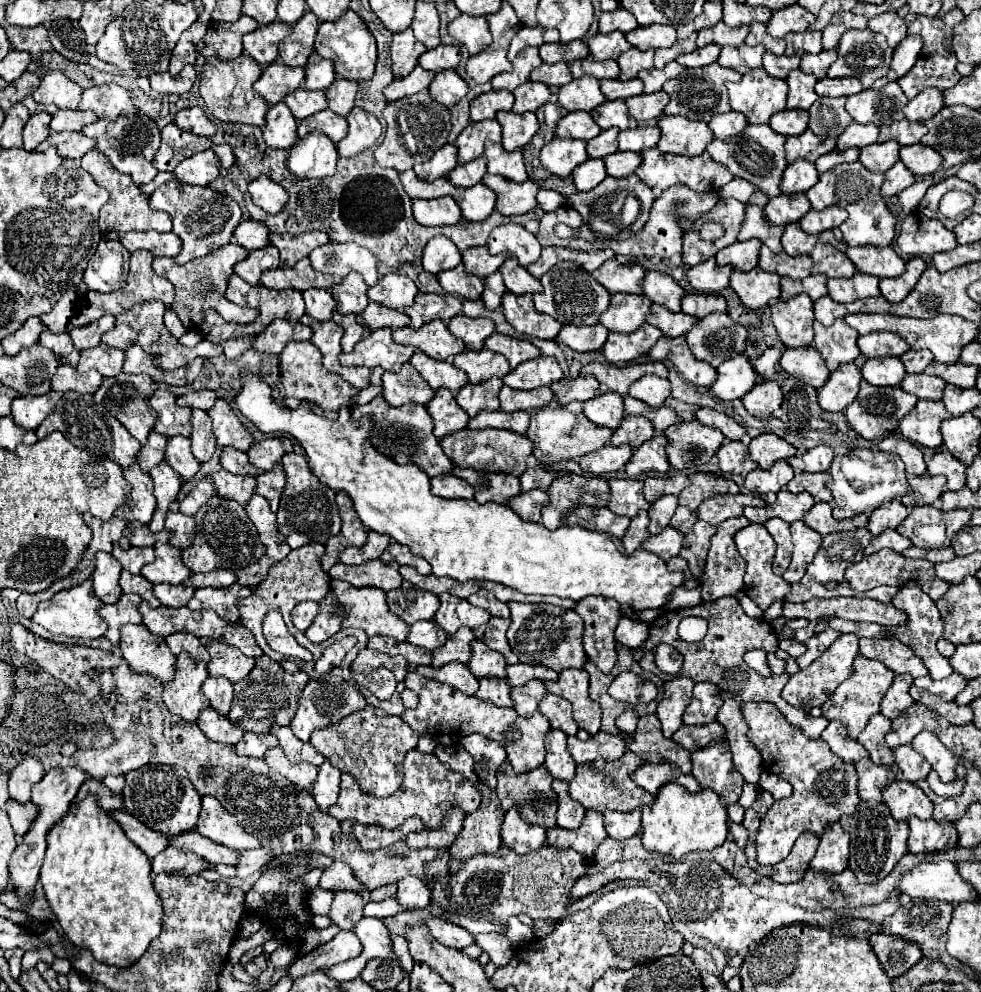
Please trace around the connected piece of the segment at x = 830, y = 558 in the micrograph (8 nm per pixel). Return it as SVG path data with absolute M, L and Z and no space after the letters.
M859 528L859 530L853 530L853 532L835 532L835 534L827 534L823 536L823 544L819 548L819 552L815 554L815 560L809 564L805 576L801 578L801 582L793 584L791 586L791 592L787 594L785 602L807 602L809 600L809 584L817 584L821 588L825 588L827 582L835 580L837 582L837 588L835 588L835 596L855 596L858 598L873 598L875 600L895 598L895 594L899 592L899 587L879 586L873 588L867 592L853 592L849 588L849 584L845 582L843 574L845 574L845 568L851 566L855 560L861 560L863 558L863 550L867 548L867 544L871 542L871 532L867 528Z

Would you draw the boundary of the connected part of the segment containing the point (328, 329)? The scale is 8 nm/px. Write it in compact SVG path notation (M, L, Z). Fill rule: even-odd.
M307 314L301 318L301 322L313 330L311 342L323 352L323 366L331 372L341 374L343 366L339 364L339 354L341 354L339 342L343 336L343 328L339 324L335 324L333 320L329 320L329 322L311 320L311 316L307 316Z

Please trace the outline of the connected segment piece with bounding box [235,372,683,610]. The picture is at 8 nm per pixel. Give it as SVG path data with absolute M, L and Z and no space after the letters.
M243 372L241 390L235 396L239 412L263 434L287 432L295 436L305 448L307 460L313 474L333 488L335 492L347 492L353 502L361 522L375 532L385 532L399 544L411 548L413 554L423 556L431 566L435 576L449 576L455 580L493 580L523 594L553 594L559 598L581 600L585 596L605 596L615 598L621 606L645 610L661 608L675 586L683 584L681 572L669 572L667 564L645 550L635 550L633 554L621 552L621 542L613 536L601 532L589 532L579 526L561 526L557 530L547 530L543 524L523 522L509 506L499 504L479 504L475 500L447 500L431 494L431 478L423 474L415 464L399 466L391 458L383 456L367 436L371 436L373 416L353 420L349 410L341 410L337 420L327 420L313 412L313 402L301 402L297 408L279 406L273 398L273 388L263 376Z

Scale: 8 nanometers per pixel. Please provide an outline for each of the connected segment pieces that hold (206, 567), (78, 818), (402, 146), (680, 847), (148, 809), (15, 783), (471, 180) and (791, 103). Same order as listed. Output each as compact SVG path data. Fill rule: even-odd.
M213 494L211 500L207 500L195 514L195 522L197 522L197 536L193 544L181 552L183 564L191 572L211 572L215 568L239 570L255 560L261 560L265 548L259 540L259 532L255 532L255 526L247 518L245 508L235 500L227 500Z
M93 794L79 804L71 804L67 816L63 816L63 820L51 828L39 880L43 884L49 908L55 912L69 942L81 950L89 950L95 960L103 964L113 964L119 968L131 966L145 954L151 940L161 932L163 904L153 890L151 860L143 856L143 852L131 844L119 824L95 804Z
M421 90L419 94L401 98L397 102L389 102L383 110L383 118L387 122L387 132L385 140L375 148L375 160L379 166L395 168L399 172L411 170L419 162L427 162L427 158L431 158L447 142L447 134L451 130L449 110L435 102L429 90Z
M671 782L665 784L651 806L643 806L643 846L651 852L669 856L685 856L699 850L715 850L727 838L727 810L719 802L713 790L701 790L697 794L687 792L683 786Z
M147 764L125 774L123 808L131 812L131 816L135 816L137 820L143 820L147 828L161 832L165 836L175 836L179 832L187 832L195 828L201 810L201 796L189 782L187 772L183 768Z
M23 758L9 776L9 794L19 804L31 802L31 786L43 778L45 770L37 758Z
M481 156L477 160L471 160L471 162L463 164L463 166L453 168L451 174L449 174L449 180L455 186L467 188L467 186L475 186L477 182L481 182L485 174L487 174L487 160Z
M793 70L789 76L787 76L787 86L789 86L789 98L787 98L787 108L801 108L801 110L807 110L819 96L815 94L813 86L815 86L817 78L811 76L811 74L805 74L801 70Z

